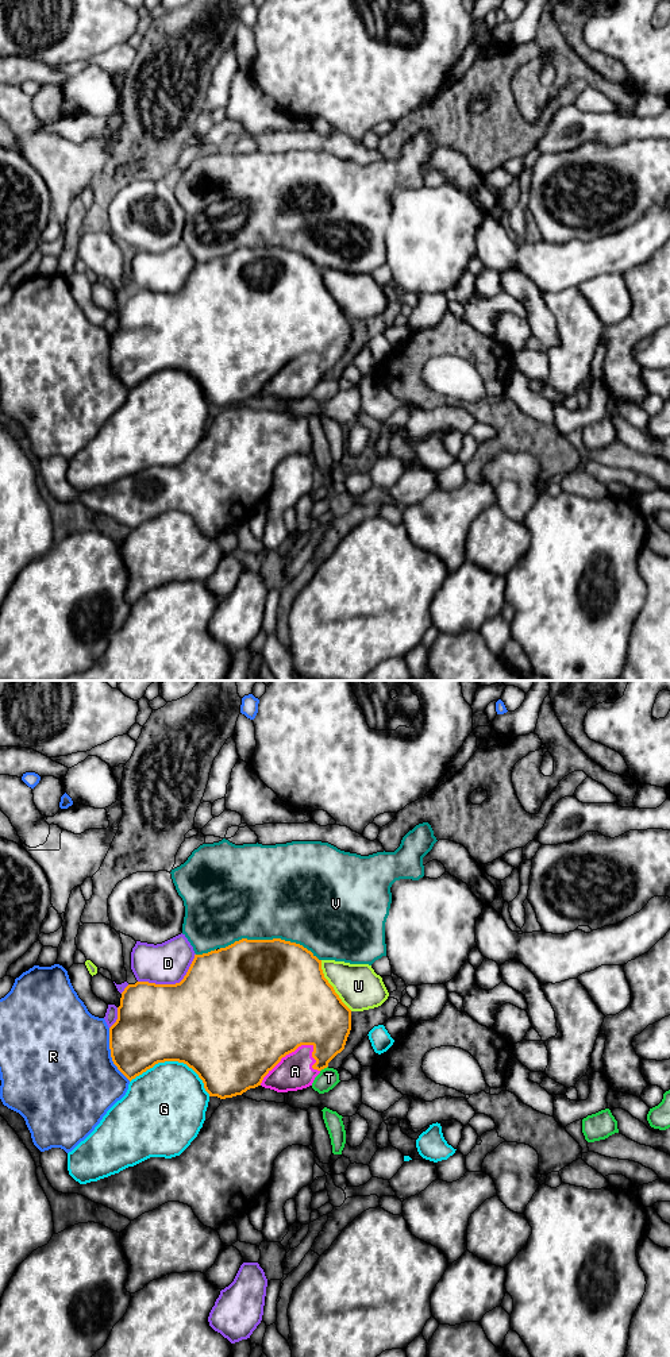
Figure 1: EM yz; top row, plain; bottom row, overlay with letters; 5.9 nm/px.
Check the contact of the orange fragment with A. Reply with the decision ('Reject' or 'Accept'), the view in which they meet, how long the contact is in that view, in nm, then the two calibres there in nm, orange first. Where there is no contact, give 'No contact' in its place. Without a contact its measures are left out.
Accept. Touches orange in yz. Shared border 400 nm. Thickness 500 nm (orange) against 220 nm

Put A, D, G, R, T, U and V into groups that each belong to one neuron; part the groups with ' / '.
A / D / G / R / T / U / V

